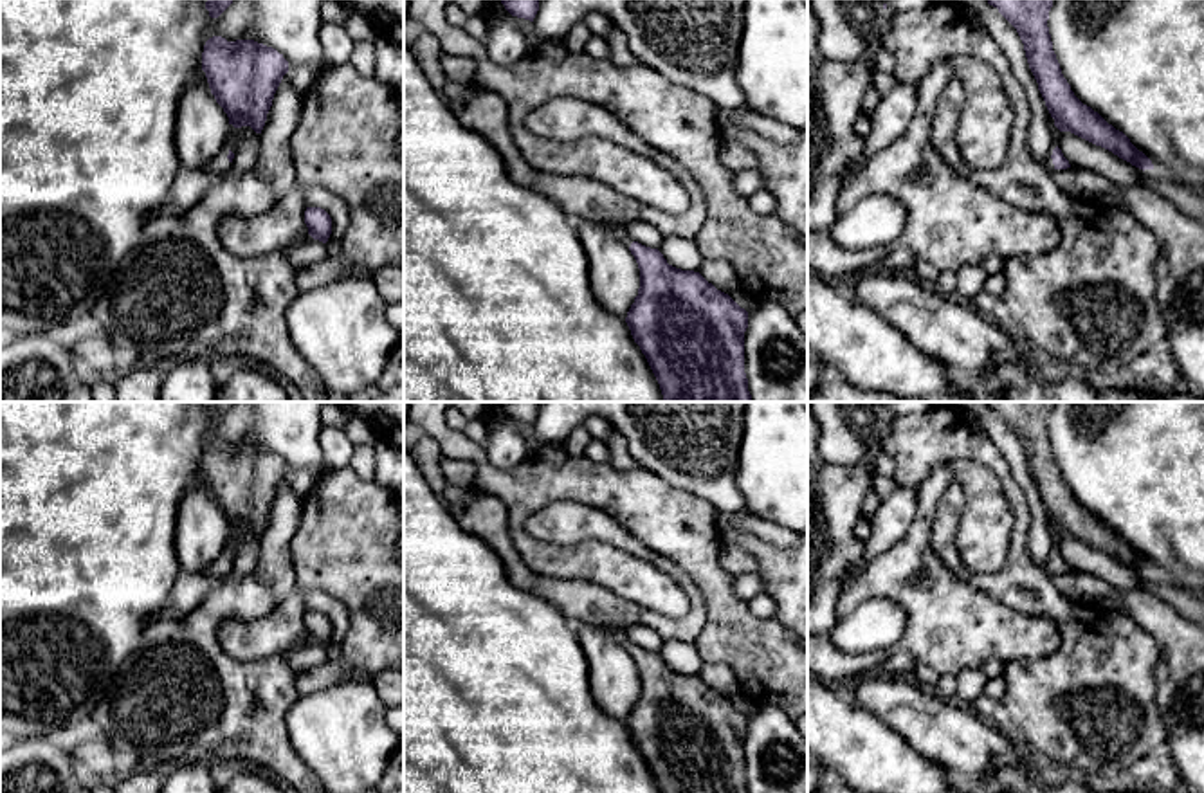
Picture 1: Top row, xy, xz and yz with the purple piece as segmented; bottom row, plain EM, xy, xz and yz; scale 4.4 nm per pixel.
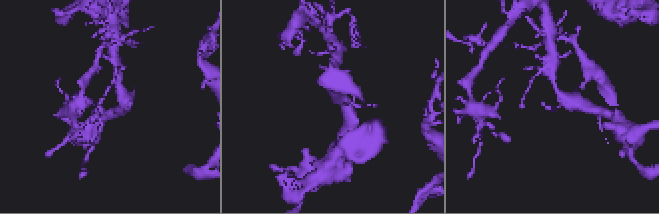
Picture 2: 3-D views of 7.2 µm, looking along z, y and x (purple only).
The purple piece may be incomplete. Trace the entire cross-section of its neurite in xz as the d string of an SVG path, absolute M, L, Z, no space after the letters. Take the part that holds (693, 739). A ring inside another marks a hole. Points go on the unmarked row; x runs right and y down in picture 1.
M615 629L613 638L631 654L640 672L638 699L625 726L660 793L748 793L744 777L748 716L699 676L676 672L658 652L633 645L622 629Z

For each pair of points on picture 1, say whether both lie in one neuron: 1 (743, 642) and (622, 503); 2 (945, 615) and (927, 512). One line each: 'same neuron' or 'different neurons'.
1: same neuron
2: same neuron

